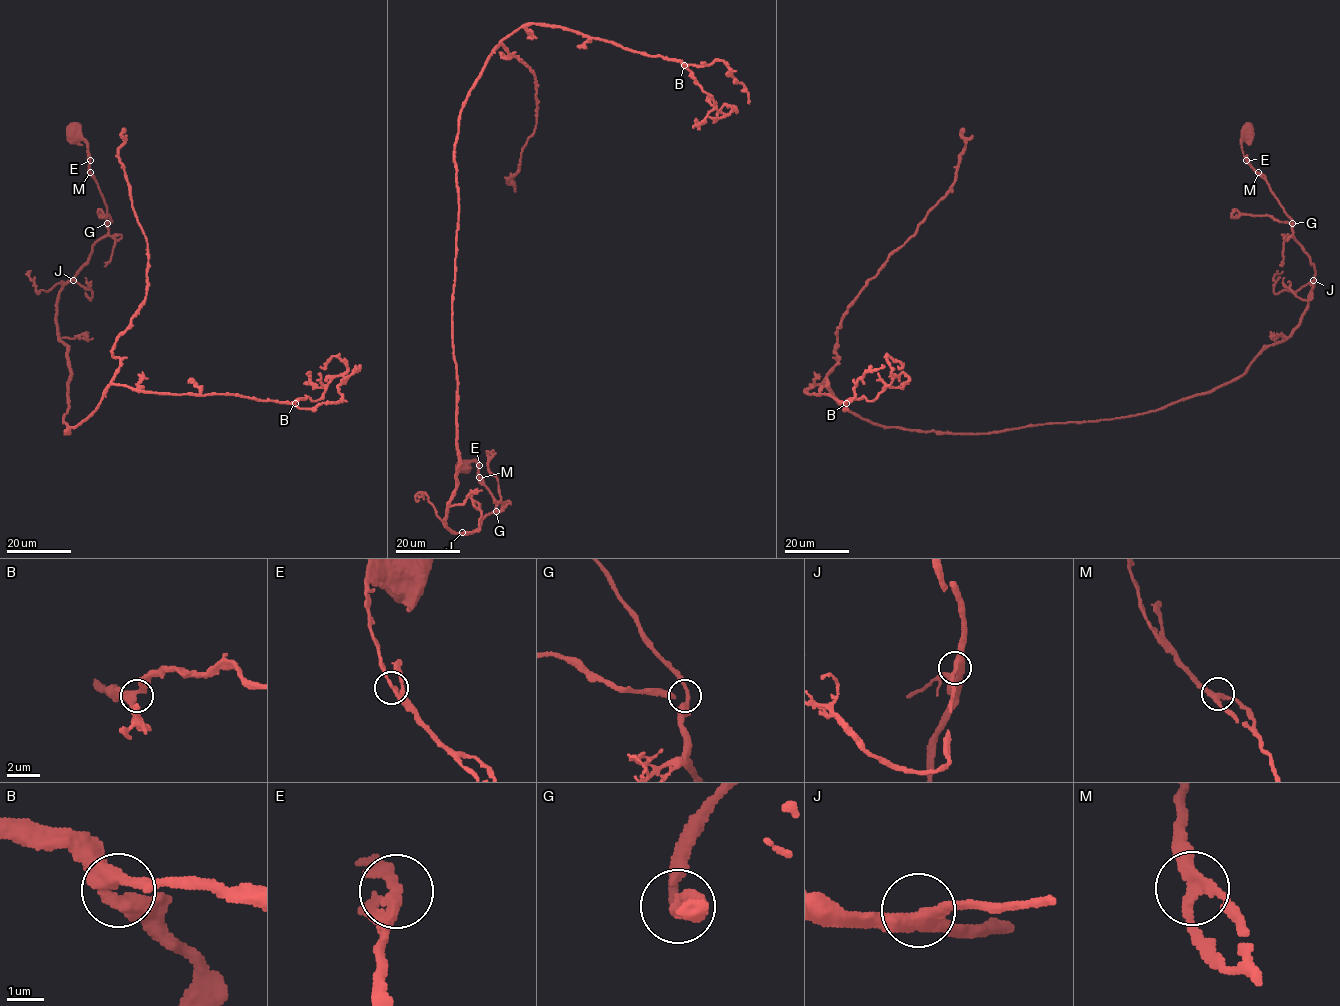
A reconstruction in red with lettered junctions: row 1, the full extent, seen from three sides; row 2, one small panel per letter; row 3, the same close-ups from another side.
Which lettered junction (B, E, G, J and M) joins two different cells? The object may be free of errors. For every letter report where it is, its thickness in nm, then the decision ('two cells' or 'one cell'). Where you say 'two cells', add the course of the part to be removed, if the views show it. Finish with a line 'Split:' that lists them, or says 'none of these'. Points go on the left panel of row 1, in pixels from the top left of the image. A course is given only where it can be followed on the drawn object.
B: place (295, 403); calibre 400 nm; one cell
E: place (90, 160); calibre 200 nm; one cell
G: place (107, 223); calibre 200 nm; one cell
J: place (73, 280); calibre 400 nm; one cell
M: place (90, 172); calibre 240 nm; one cell
Split: none of these

